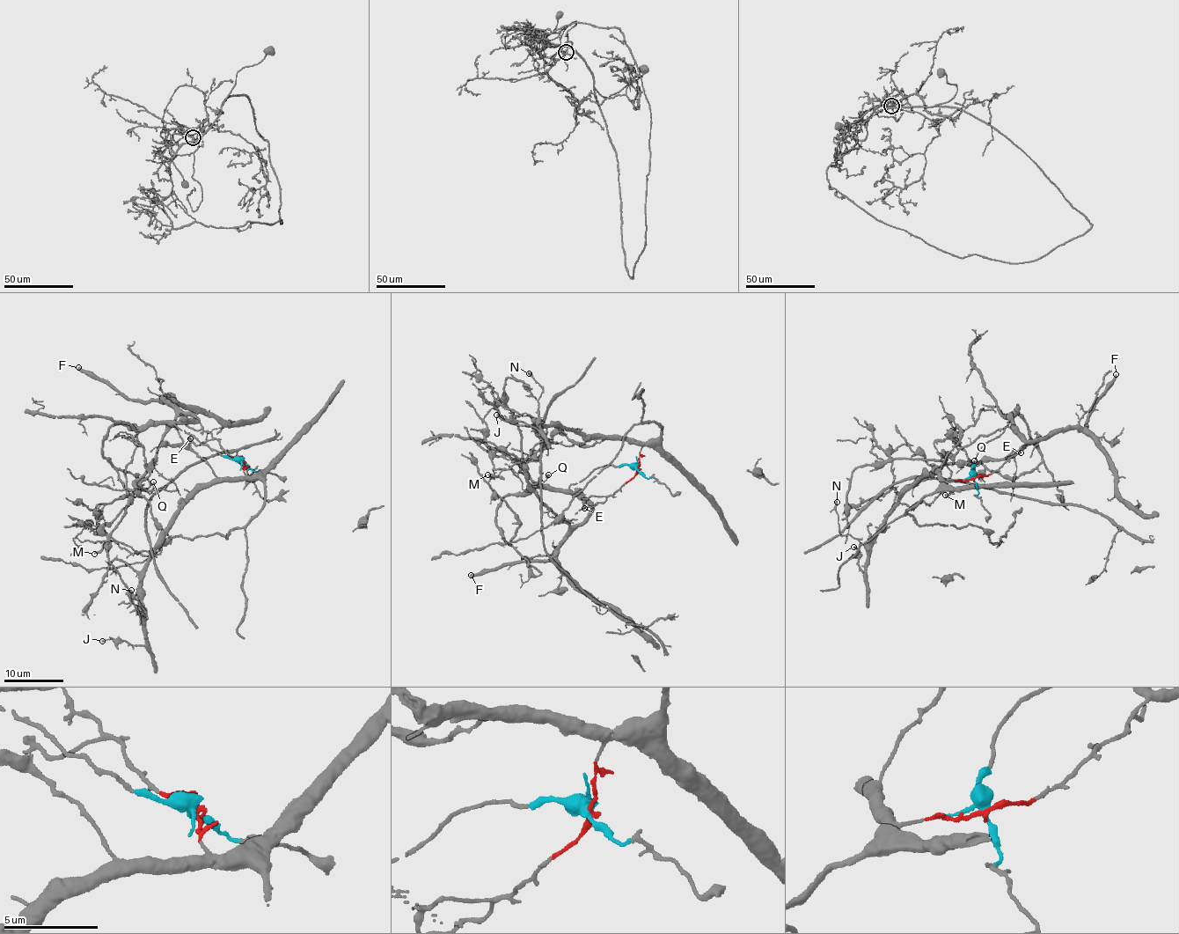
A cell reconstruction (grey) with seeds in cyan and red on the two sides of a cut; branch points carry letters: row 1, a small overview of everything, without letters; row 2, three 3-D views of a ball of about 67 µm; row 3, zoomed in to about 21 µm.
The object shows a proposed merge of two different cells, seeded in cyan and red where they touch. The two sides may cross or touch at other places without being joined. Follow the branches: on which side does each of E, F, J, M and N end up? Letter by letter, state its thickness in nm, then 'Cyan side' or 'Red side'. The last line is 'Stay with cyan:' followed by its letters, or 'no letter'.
E: Thickness 160 nm. Red side
F: Thickness 380 nm. Cyan side
J: Thickness 150 nm. Red side
M: Thickness 240 nm. Red side
N: Thickness 220 nm. Red side
Stay with cyan: F

